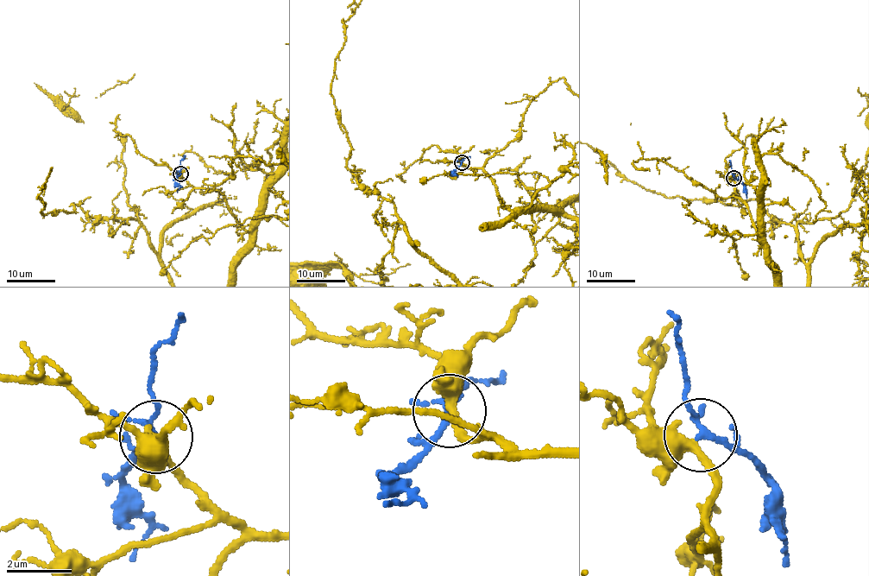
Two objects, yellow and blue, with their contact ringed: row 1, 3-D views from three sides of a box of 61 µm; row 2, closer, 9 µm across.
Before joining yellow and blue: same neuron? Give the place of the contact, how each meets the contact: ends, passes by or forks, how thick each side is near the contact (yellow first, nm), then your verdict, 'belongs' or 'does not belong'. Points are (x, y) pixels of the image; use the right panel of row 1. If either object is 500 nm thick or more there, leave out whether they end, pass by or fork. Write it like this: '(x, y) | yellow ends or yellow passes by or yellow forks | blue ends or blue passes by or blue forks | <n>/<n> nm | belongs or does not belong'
(733, 178) | yellow passes by | blue forks | 360/140 nm | does not belong

